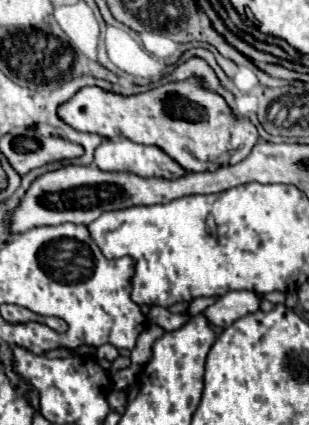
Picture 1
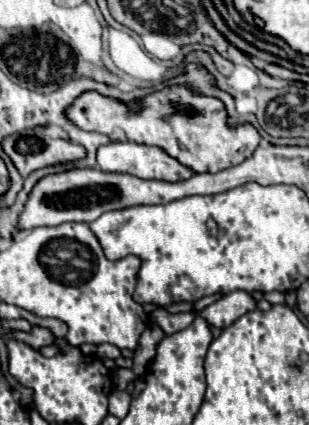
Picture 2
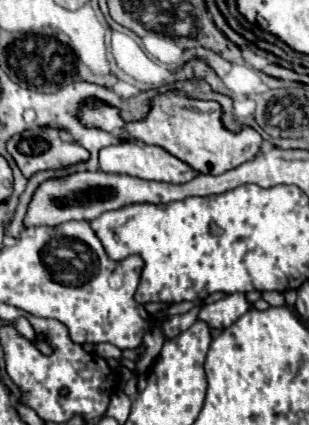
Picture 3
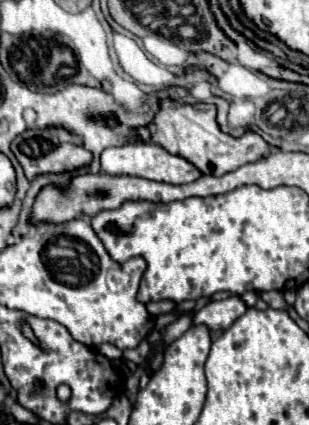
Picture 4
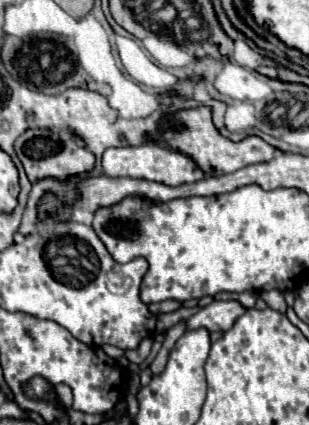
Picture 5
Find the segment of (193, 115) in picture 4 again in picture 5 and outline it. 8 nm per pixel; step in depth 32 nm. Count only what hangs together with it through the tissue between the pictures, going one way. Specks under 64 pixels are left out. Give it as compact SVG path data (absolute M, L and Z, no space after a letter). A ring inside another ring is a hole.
M196 108L196 110L184 110L178 114L178 122L184 124L182 132L174 132L168 130L164 132L160 138L156 138L156 142L160 144L168 144L184 154L188 154L190 158L196 160L196 164L204 170L206 176L224 176L224 174L232 174L240 168L246 168L248 164L260 164L260 162L268 162L274 156L274 148L270 144L266 144L262 138L258 136L248 136L242 142L230 142L228 138L220 136L218 130L212 124L212 112L210 108Z

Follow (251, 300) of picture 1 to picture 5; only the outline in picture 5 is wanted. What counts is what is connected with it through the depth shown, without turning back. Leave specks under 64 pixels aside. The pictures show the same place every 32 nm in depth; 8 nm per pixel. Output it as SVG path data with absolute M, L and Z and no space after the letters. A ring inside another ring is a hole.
M212 302L210 306L202 308L198 314L186 320L188 328L206 328L208 332L226 332L232 328L232 324L238 320L238 316L244 314L244 308L240 302Z

